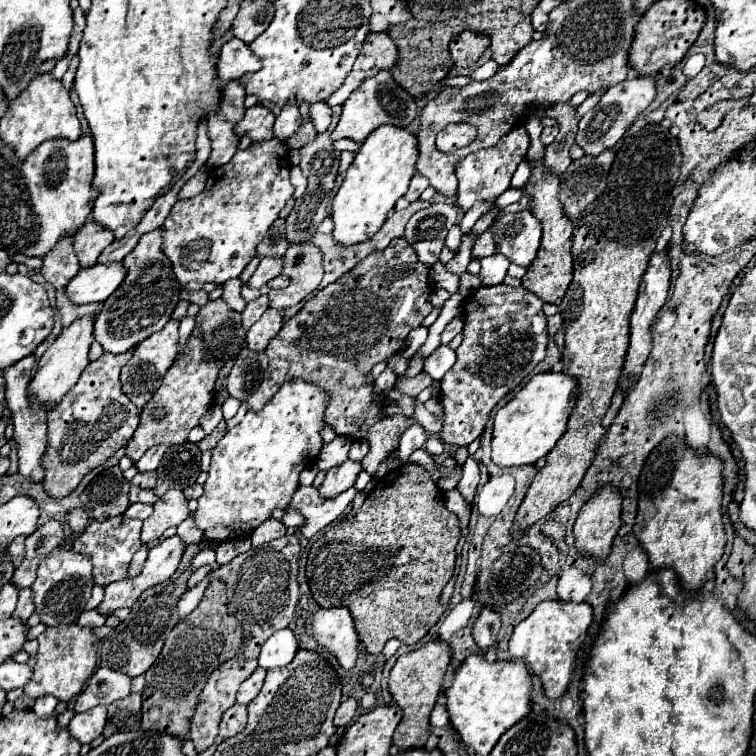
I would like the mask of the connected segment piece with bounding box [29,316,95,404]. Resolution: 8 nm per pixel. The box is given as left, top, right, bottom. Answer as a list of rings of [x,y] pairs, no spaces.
[[[81,316],[79,320],[75,320],[75,324],[69,324],[67,328],[61,330],[57,340],[47,348],[47,352],[39,360],[37,374],[35,374],[33,382],[29,384],[31,400],[37,398],[41,404],[45,404],[47,400],[51,400],[51,402],[61,400],[65,396],[65,392],[79,380],[83,368],[89,364],[87,352],[93,342],[93,324],[95,324],[95,316]]]

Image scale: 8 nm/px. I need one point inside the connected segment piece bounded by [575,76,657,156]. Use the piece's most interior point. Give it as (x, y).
(601, 128)

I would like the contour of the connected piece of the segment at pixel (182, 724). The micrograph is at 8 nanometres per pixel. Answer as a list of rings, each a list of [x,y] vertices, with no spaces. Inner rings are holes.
[[[213,580],[205,590],[201,604],[191,612],[191,616],[187,616],[187,620],[177,622],[169,632],[159,658],[145,672],[147,686],[143,690],[141,728],[185,738],[189,734],[195,704],[199,704],[199,692],[203,690],[203,684],[207,684],[207,676],[211,676],[219,664],[235,658],[241,648],[243,626],[227,612],[227,584],[223,584],[223,580]]]

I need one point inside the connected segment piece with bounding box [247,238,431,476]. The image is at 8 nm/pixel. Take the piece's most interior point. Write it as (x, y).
(345, 329)

